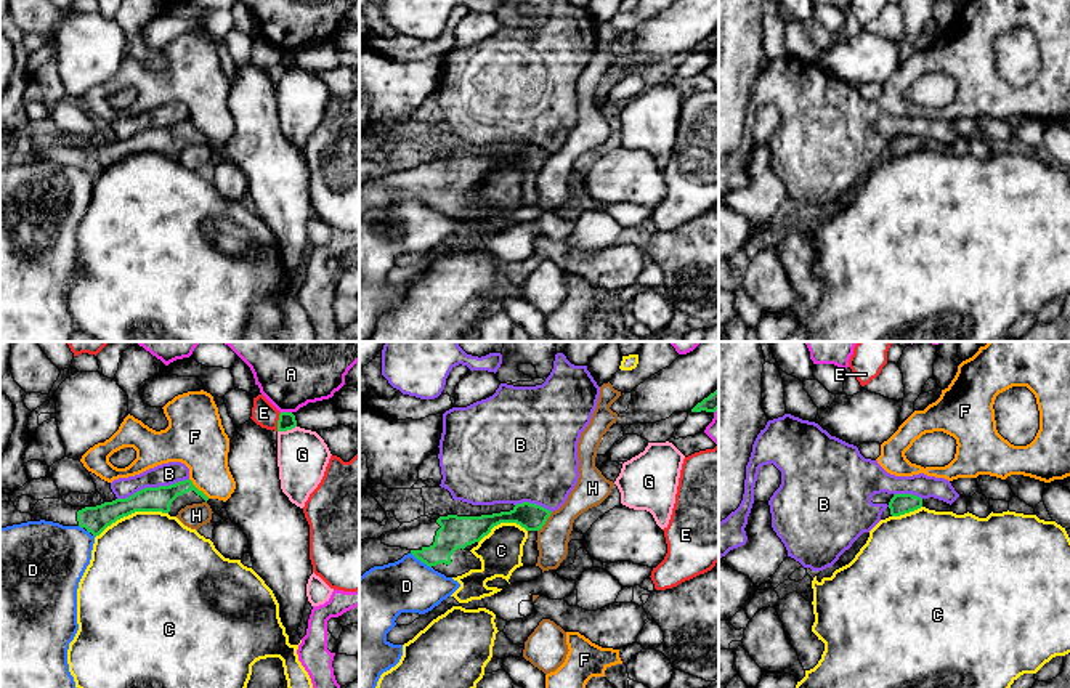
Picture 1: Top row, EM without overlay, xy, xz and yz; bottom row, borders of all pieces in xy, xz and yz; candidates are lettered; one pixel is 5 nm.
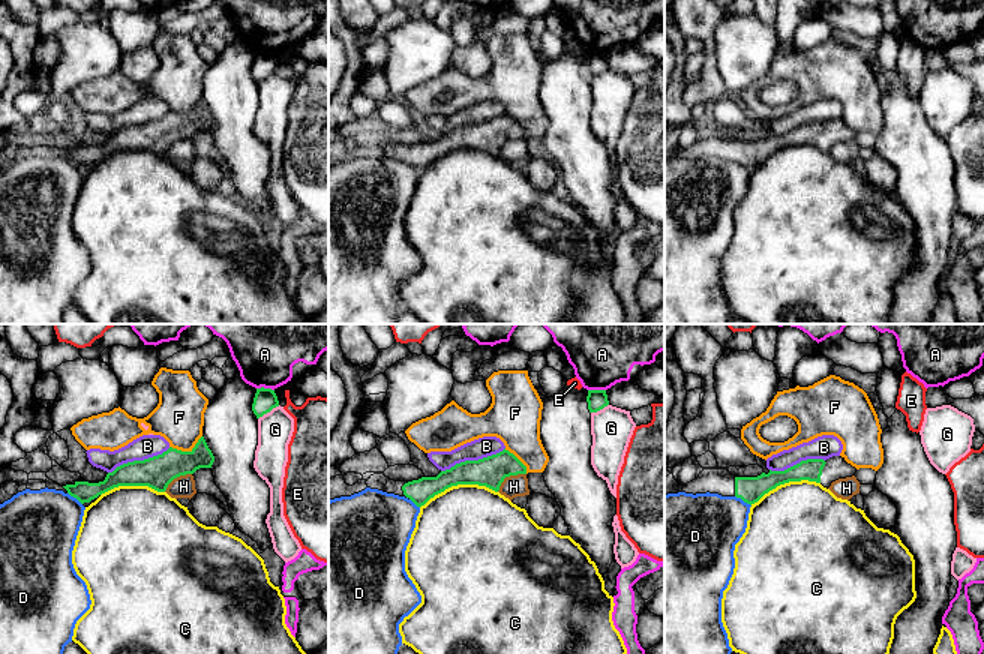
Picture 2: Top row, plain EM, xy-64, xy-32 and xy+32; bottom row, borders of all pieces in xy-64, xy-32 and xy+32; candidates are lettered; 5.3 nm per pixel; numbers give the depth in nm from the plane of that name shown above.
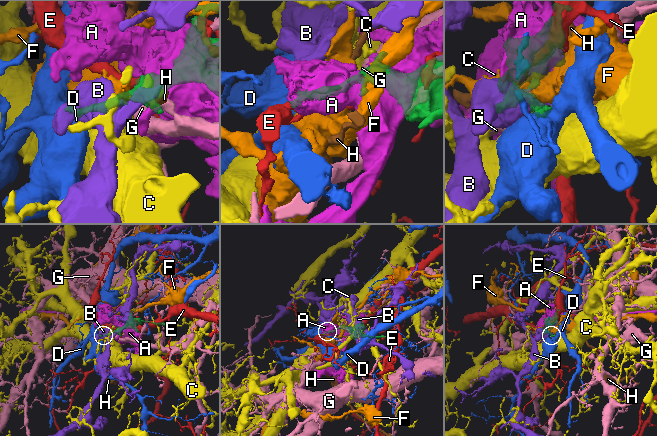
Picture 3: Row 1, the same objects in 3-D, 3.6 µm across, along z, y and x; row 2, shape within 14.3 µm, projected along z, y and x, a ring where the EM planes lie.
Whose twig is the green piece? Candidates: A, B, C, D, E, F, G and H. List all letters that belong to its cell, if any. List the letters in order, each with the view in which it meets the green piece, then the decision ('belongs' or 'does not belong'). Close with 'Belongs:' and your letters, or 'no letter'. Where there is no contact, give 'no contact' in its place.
A: contact in xy; does not belong
B: contact in xy; does not belong
C: contact in xy; does not belong
D: contact in xz; does not belong
E: contact in xy; does not belong
F: contact in xy; does not belong
G: contact in xy; does not belong
H: contact in xz; does not belong
Belongs: no letter

